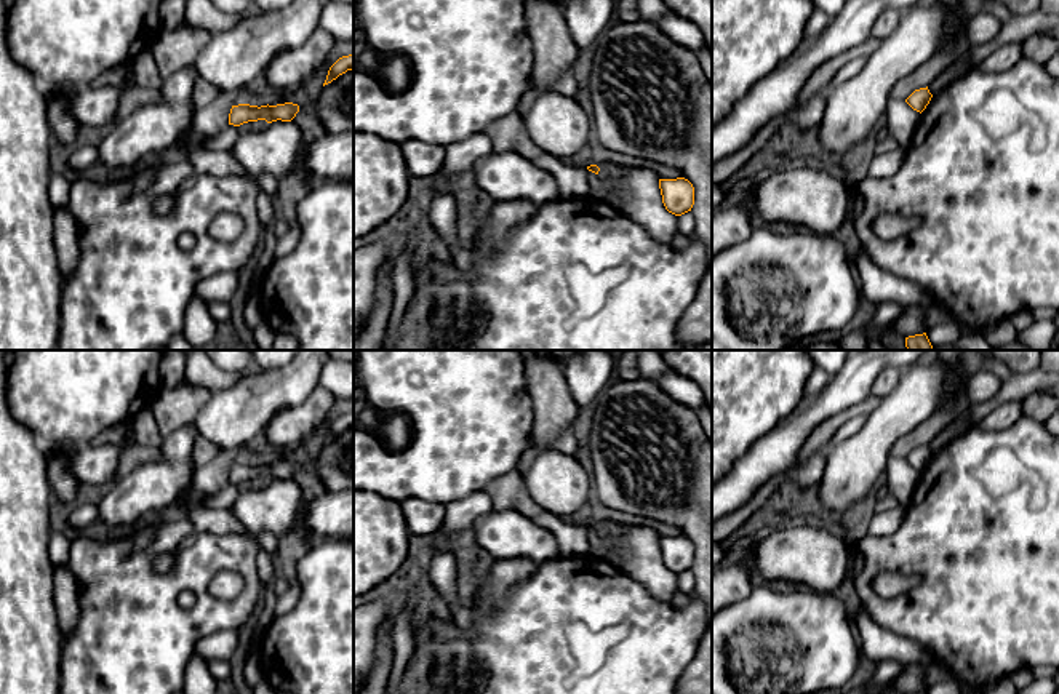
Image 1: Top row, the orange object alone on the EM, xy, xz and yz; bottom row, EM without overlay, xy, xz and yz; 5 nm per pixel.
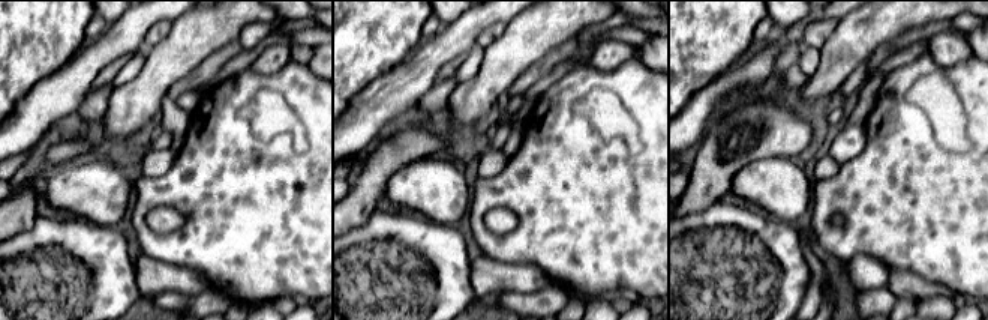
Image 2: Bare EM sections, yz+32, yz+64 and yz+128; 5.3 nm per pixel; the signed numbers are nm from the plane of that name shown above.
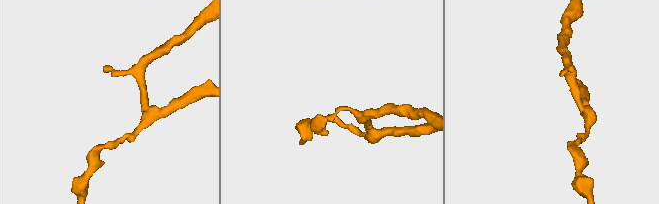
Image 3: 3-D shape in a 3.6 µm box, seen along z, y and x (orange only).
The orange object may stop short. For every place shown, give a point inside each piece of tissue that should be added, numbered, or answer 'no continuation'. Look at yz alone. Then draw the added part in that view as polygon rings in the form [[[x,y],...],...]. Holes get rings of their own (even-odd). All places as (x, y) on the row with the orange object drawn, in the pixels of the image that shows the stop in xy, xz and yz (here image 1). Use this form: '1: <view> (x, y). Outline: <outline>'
no continuation

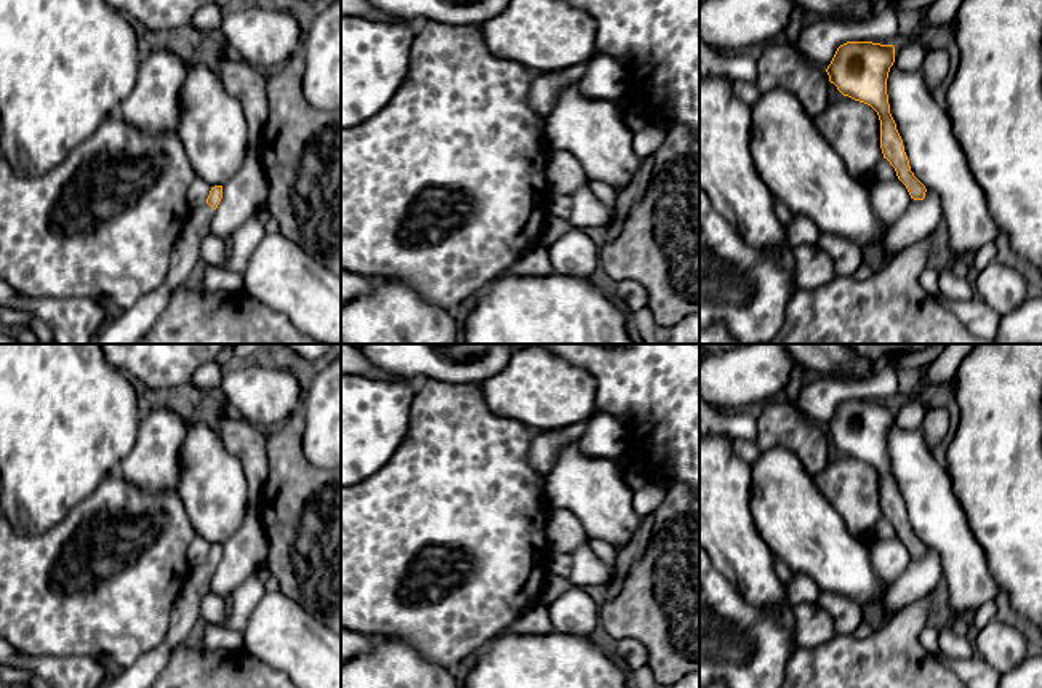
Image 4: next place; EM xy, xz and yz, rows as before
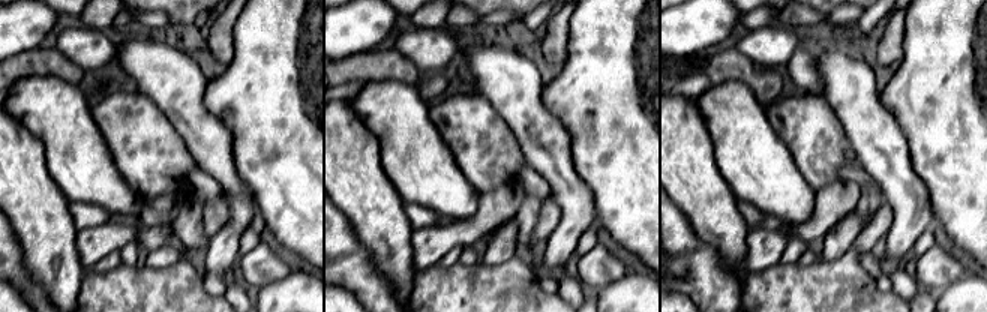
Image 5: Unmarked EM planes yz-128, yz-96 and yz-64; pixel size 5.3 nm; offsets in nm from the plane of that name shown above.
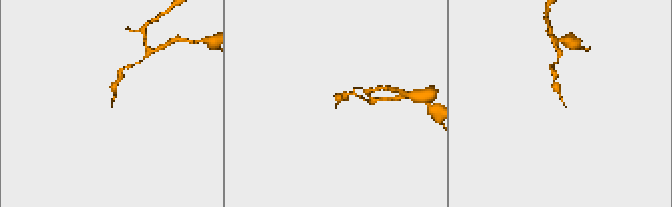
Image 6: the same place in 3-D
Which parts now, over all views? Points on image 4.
1: xy (128, 325). Outline: [[[203,203],[174,242],[168,272],[162,285],[128,309],[114,309],[91,344],[136,344],[150,331],[166,309],[173,291],[197,278],[202,266],[202,240],[211,229],[214,210]]]

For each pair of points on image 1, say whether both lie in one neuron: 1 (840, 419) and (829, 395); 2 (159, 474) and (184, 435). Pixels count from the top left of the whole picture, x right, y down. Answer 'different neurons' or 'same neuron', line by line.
1: different neurons
2: same neuron

